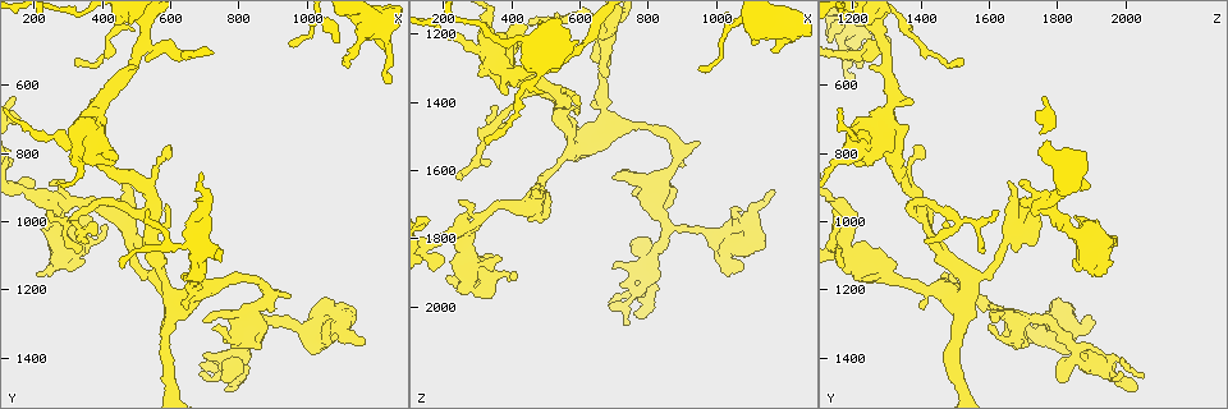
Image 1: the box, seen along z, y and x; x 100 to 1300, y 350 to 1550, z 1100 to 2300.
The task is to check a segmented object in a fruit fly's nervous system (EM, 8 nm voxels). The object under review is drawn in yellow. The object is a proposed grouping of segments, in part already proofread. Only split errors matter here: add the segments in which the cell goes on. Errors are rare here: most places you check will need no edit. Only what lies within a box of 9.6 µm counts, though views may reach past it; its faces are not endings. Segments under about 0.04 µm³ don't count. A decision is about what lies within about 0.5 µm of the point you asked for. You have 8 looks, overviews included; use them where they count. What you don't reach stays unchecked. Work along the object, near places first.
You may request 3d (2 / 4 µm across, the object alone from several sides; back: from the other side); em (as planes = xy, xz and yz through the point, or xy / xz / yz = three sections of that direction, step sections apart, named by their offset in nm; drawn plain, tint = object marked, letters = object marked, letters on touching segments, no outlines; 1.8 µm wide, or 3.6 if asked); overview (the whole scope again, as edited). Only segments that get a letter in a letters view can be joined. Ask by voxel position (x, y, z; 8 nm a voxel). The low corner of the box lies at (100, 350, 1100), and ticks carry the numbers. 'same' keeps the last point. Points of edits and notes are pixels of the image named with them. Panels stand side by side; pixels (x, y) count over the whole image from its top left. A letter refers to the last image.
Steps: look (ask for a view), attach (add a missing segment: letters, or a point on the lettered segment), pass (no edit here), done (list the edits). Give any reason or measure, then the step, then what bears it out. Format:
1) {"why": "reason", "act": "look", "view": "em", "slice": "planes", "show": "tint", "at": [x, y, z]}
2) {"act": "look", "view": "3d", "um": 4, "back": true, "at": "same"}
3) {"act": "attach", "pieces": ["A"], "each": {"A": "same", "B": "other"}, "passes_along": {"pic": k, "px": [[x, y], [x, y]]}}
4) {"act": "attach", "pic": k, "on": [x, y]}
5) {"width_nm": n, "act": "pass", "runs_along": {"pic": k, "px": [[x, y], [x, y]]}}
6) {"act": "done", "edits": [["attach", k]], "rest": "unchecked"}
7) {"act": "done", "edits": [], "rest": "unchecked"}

{"why": "stops while still wide", "act": "look", "view": "3d", "um": 2, "at": [1180, 460, 1250]}

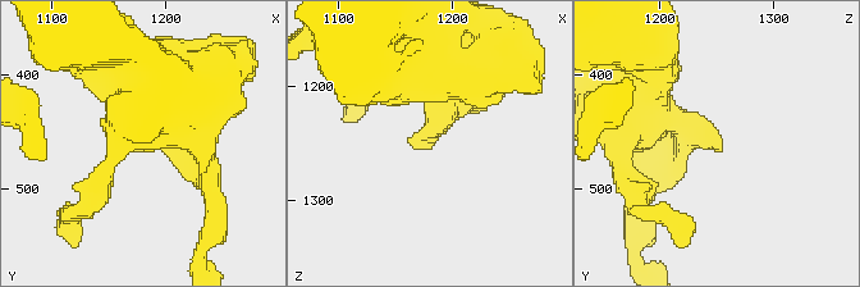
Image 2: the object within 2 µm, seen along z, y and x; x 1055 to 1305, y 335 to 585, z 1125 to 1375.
{"act": "look", "view": "em", "slice": "xy", "step": 8, "show": "tint", "at": [1170, 466, 1254]}

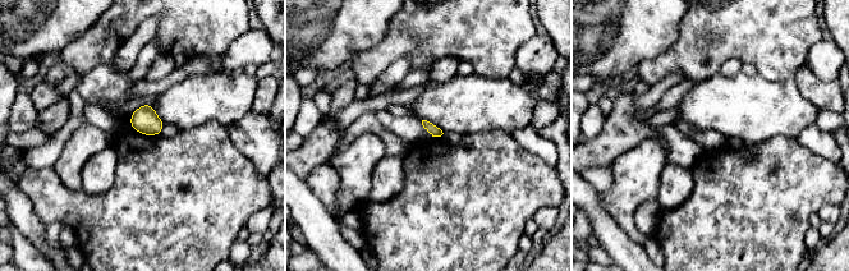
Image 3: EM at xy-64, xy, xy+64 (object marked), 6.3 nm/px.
{"why": "another direction", "act": "look", "view": "em", "slice": "planes", "show": "letters", "at": "same"}

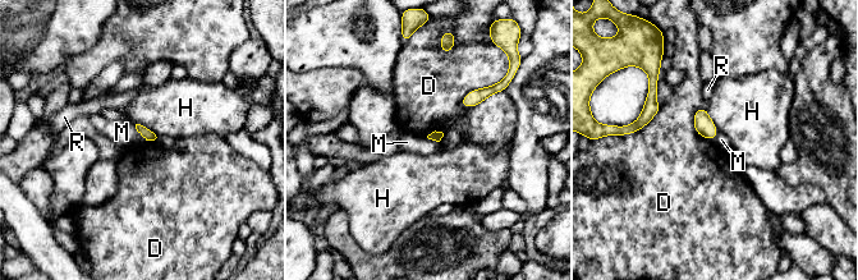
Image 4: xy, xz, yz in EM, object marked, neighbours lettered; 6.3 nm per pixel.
{"act": "pass", "each": {"D": "other", "H": "other", "M": "other", "R": "other"}, "border": {"pic": 4, "px": [[134, 125], [136, 131], [146, 140]]}, "found": "no lettered segment goes on from it"}

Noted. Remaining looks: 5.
{"why": "tapers out", "act": "look", "view": "3d", "um": 4, "at": [250, 900, 1700]}

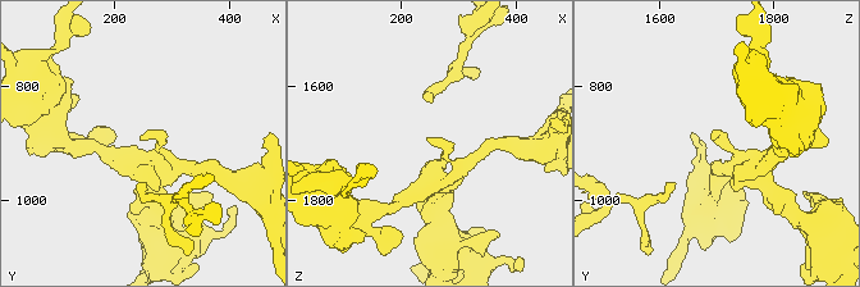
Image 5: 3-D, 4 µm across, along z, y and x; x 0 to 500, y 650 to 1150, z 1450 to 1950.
{"act": "look", "view": "em", "slice": "planes", "show": "letters", "at": [245, 895, 1690]}

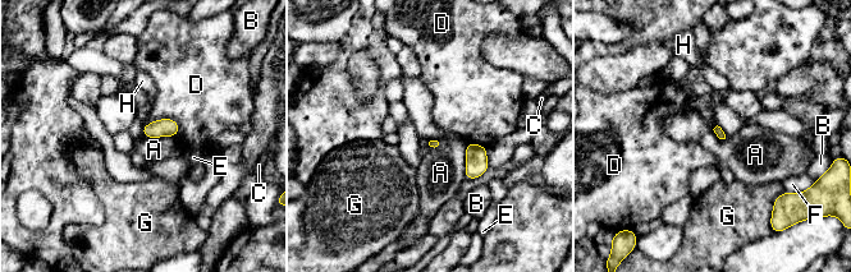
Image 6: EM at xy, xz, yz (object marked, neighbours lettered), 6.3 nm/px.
{"act": "pass", "each": {"A": "other", "B": "other", "C": "other", "D": "other", "E": "other", "F": "other", "G": "other", "H": "other"}, "border": {"pic": 6, "px": [[467, 142], [465, 178]]}, "found": "none of them fits"}

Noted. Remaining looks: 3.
{"why": "calibre changes", "act": "look", "view": "3d", "um": 2, "at": [800, 1390, 1870]}

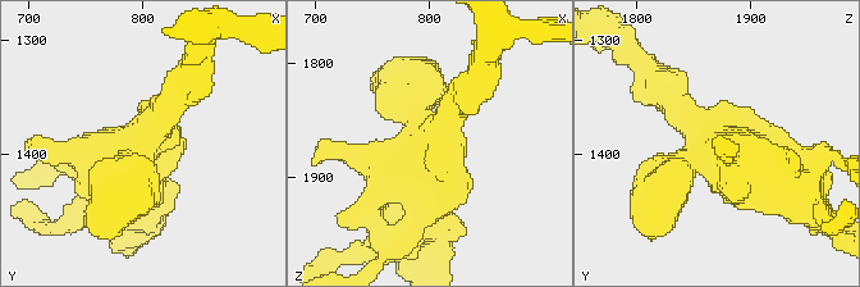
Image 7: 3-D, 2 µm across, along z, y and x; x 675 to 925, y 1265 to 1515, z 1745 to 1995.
{"act": "look", "view": "em", "slice": "xz", "step": 16, "show": "letters", "at": [800, 1384, 1872]}

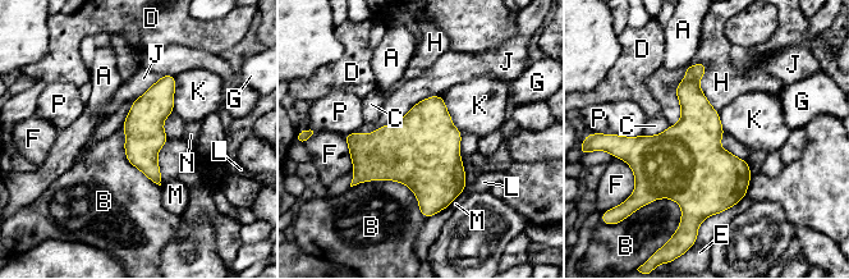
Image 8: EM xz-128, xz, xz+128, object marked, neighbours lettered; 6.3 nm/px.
{"act": "pass", "each": {"A": "other", "B": "other", "C": "other", "D": "other", "E": "other", "F": "other", "G": "other", "H": "other", "J": "other", "K": "other", "L": "other", "M": "other", "N": "other", "P": "other"}, "runs_along": {"pic": 8, "px": [[171, 78], [148, 111], [156, 179]]}, "found": "no lettered segment goes on from it"}

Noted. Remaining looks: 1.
{"act": "done", "edits": [], "rest": "unchecked"}

